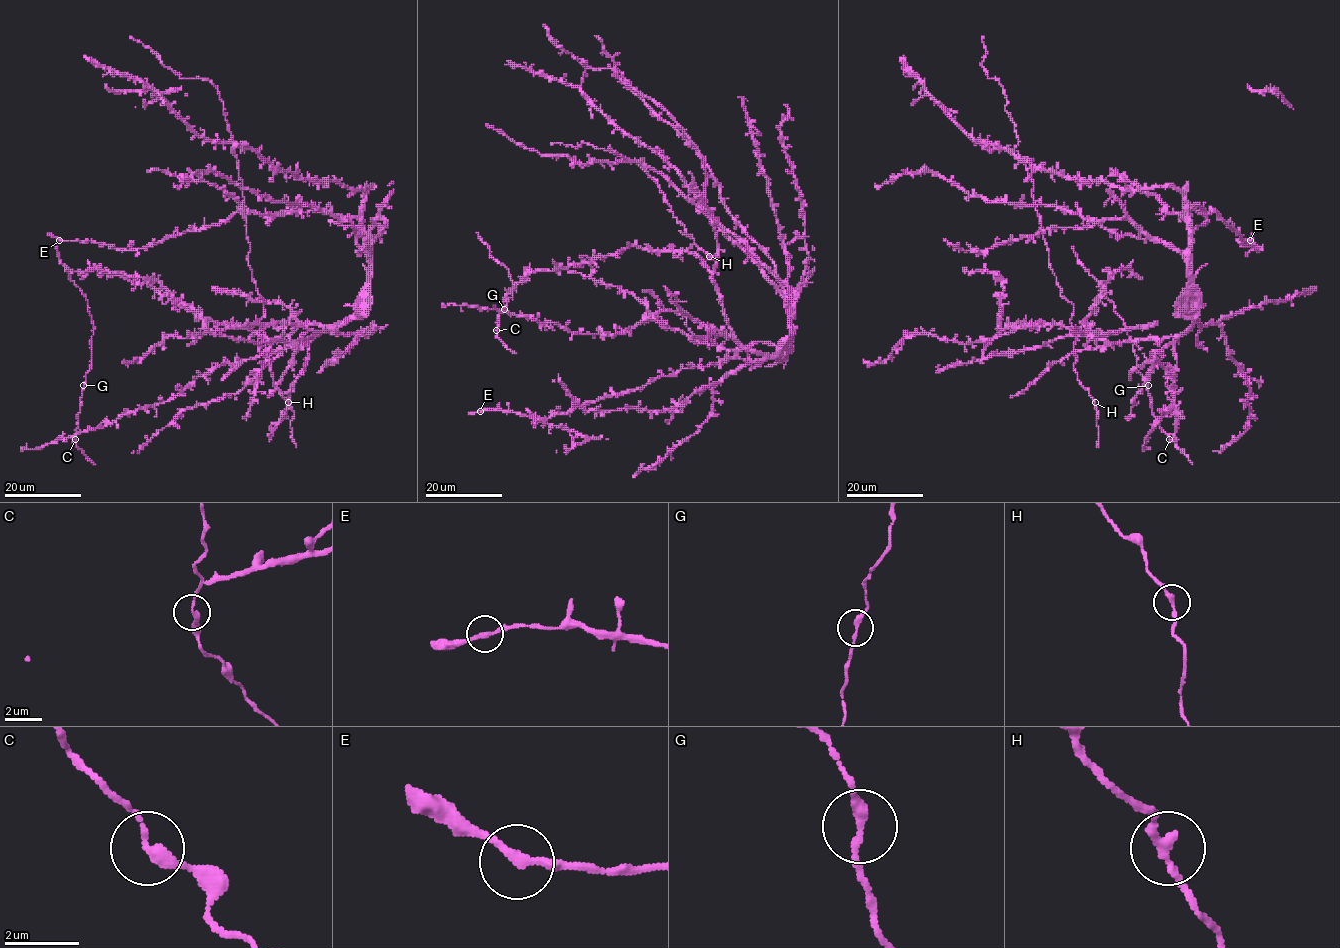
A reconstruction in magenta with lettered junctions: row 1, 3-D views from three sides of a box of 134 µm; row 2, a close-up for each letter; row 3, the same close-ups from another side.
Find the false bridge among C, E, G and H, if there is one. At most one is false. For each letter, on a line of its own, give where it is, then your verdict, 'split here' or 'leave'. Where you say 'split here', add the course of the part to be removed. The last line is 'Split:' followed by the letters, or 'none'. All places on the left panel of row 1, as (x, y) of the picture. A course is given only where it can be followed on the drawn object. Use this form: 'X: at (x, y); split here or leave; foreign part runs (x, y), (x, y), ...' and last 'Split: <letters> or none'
C: at (75, 439); leave
E: at (59, 240); leave
G: at (83, 385); leave
H: at (288, 402); leave
Split: none

